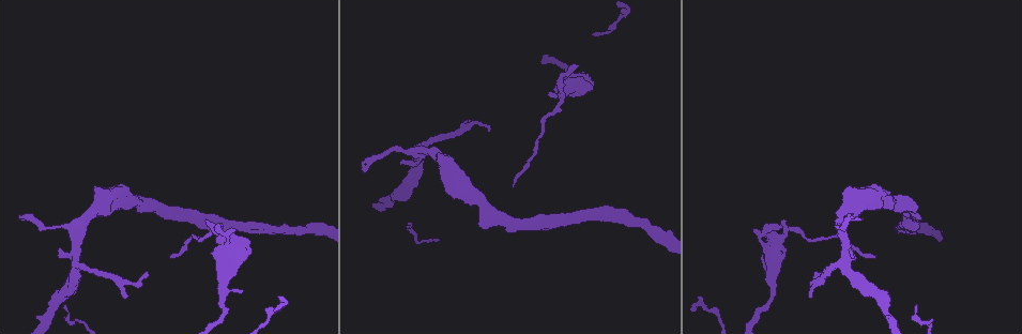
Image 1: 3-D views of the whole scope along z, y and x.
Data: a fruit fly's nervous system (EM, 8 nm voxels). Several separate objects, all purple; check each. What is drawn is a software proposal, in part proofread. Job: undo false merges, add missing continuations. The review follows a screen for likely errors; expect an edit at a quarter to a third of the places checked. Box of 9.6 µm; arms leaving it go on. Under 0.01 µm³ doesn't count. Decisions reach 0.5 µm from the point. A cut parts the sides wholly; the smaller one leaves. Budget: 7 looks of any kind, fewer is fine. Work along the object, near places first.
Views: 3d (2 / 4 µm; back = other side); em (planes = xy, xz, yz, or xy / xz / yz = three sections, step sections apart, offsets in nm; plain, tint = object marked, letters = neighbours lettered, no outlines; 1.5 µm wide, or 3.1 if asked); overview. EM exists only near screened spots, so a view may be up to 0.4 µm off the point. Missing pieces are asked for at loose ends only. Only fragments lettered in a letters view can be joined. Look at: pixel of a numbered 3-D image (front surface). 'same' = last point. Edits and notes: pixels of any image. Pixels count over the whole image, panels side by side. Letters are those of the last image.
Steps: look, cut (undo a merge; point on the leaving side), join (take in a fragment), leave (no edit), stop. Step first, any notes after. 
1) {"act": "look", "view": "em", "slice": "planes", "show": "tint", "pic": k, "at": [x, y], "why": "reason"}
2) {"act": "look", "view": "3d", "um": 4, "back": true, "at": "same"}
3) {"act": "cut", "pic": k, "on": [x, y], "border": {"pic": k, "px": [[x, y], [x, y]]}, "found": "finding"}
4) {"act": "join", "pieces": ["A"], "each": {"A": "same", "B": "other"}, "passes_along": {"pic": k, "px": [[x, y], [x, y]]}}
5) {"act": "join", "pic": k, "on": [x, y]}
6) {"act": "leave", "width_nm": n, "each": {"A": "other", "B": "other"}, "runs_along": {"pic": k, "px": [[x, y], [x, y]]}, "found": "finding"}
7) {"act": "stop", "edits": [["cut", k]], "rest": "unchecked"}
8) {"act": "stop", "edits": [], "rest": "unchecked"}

{"act": "look", "view": "3d", "um": 2, "pic": 1, "at": [216, 225], "why": "stops while still wide"}

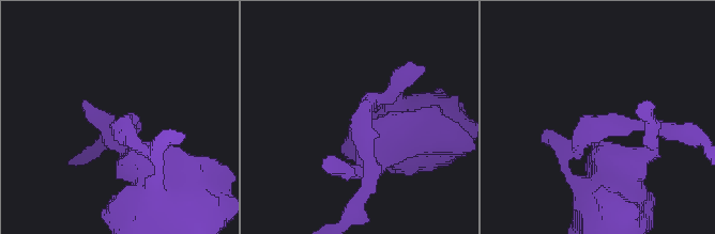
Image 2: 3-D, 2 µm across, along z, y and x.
{"act": "look", "view": "em", "slice": "planes", "show": "tint", "pic": 2, "at": [359, 103], "why": "shape alone is not enough"}

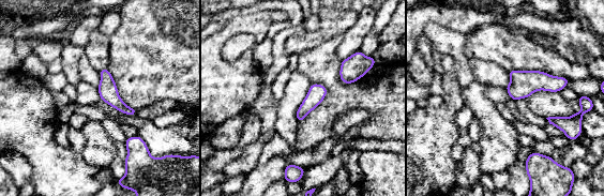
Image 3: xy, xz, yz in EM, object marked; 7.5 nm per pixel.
{"act": "look", "view": "em", "slice": "planes", "show": "letters", "at": "same"}

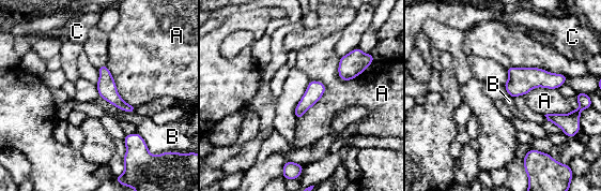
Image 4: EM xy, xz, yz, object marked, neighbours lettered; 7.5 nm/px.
{"act": "leave", "each": {"A": "other", "B": "other", "C": "other"}, "runs_along": {"pic": 4, "px": [[102, 69], [107, 90], [133, 108]]}, "found": "none of them fits"}

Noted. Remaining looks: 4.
{"act": "look", "view": "em", "slice": "xy", "step": 4, "show": "letters", "pic": 1, "at": [849, 251], "why": "branch stops here"}

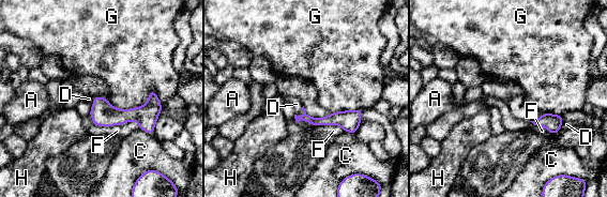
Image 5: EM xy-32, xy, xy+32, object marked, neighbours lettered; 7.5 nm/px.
{"act": "look", "view": "em", "slice": "planes", "show": "letters", "at": "same", "why": "another direction"}

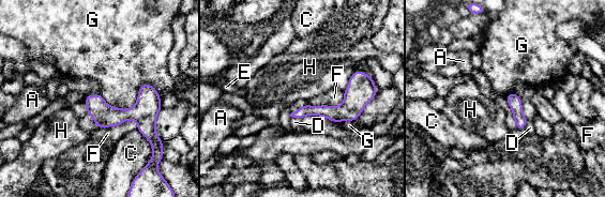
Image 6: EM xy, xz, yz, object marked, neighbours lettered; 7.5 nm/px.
{"act": "leave", "each": {"A": "other", "C": "other", "D": "other", "E": "other", "F": "other", "G": "other", "H": "other"}, "border": {"pic": 6, "px": [[100, 93], [161, 99]]}, "found": "none of them fits"}

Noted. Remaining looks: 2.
{"act": "stop", "edits": [], "rest": "unchecked"}

